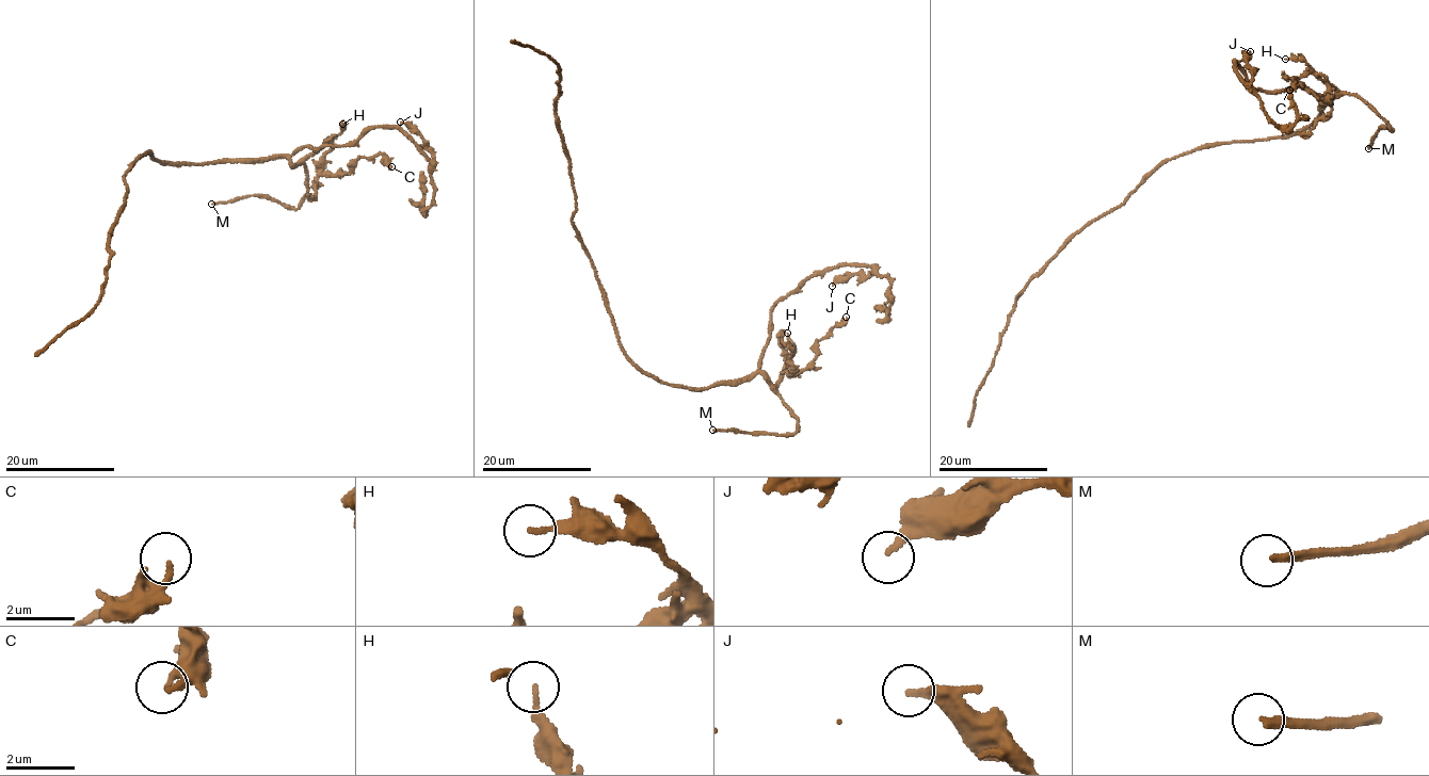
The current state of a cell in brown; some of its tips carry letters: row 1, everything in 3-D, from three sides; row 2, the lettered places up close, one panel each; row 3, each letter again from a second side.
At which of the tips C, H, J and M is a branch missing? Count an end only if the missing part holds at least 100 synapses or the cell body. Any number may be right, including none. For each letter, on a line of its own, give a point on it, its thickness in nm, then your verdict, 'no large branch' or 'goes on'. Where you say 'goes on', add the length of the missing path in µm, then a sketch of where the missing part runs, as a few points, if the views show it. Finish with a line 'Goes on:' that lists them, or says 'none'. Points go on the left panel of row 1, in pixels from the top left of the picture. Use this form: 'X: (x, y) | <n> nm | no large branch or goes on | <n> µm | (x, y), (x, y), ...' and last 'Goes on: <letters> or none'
C: (391, 166) | 200 nm | no large branch
H: (342, 124) | 170 nm | no large branch
J: (400, 122) | 200 nm | no large branch
M: (211, 204) | 240 nm | goes on | 60 µm | (211, 204), (133, 210), (128, 201), (138, 152), (132, 159), (133, 178), (115, 216)
Goes on: M

